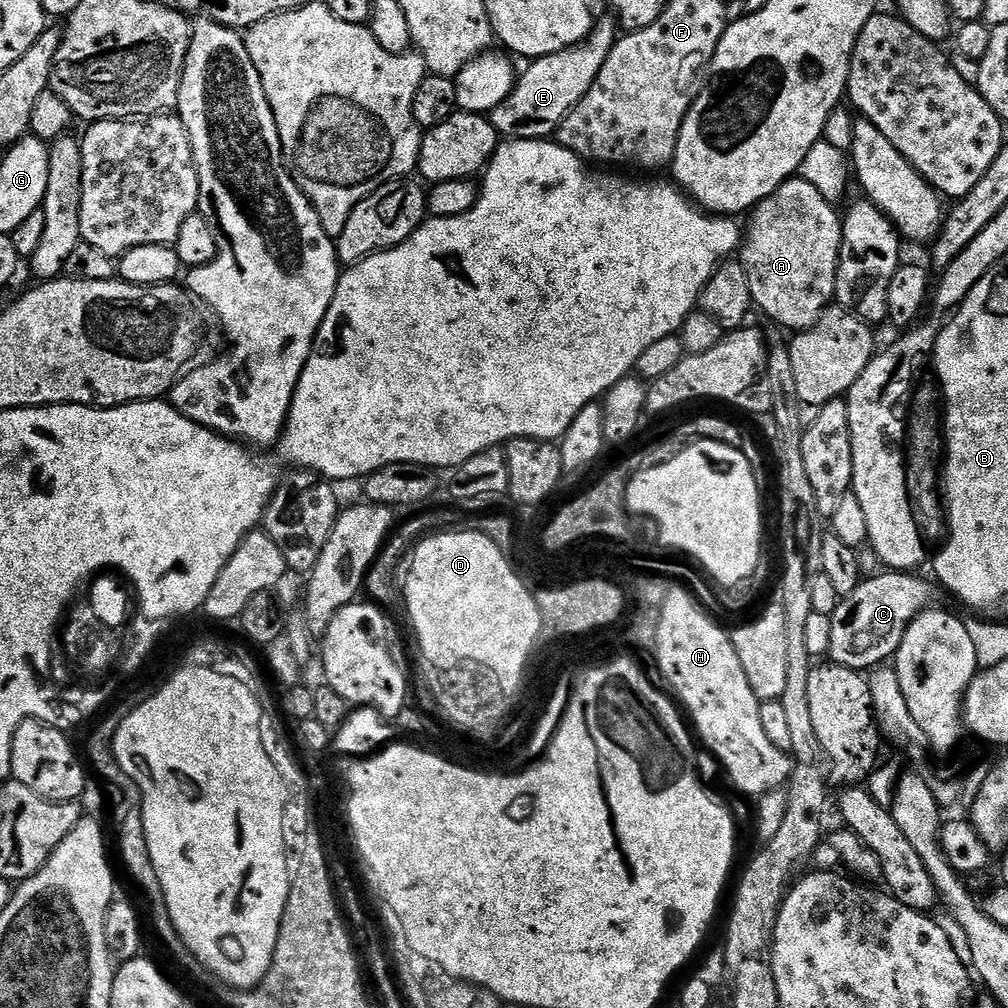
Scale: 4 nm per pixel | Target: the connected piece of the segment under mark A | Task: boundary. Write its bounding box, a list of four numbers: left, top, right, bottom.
[738,178,842,333]

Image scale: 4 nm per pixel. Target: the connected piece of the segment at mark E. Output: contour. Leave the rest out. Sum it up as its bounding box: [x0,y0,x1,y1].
[490,15,618,140]

